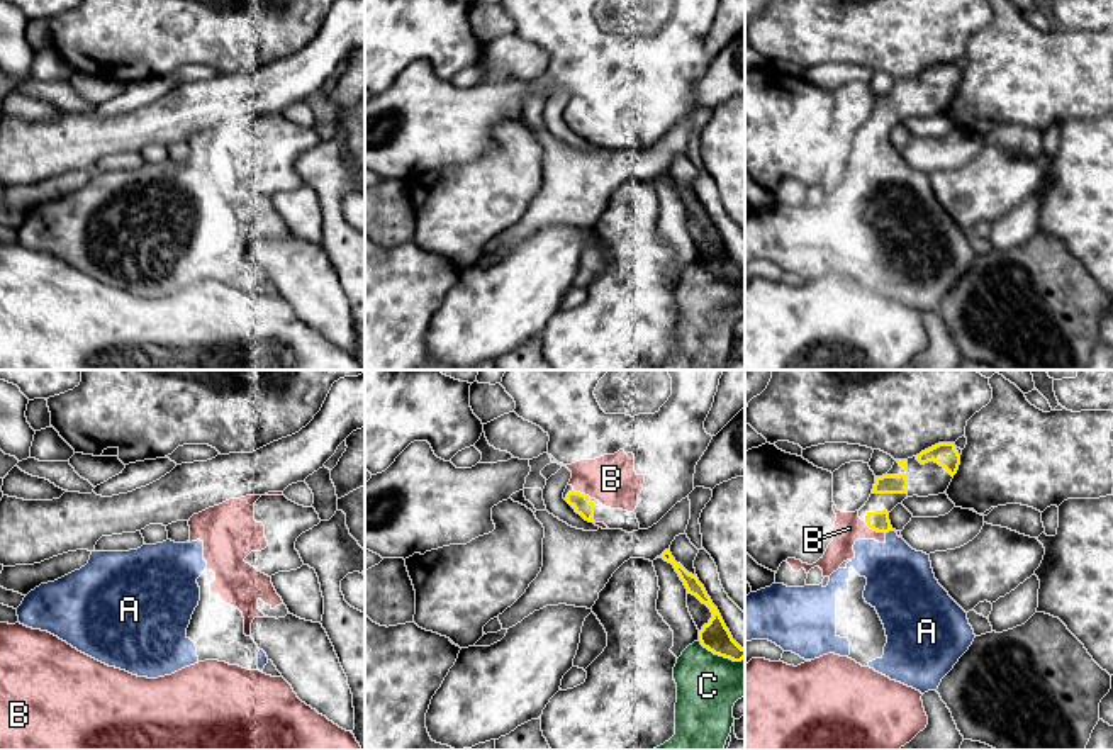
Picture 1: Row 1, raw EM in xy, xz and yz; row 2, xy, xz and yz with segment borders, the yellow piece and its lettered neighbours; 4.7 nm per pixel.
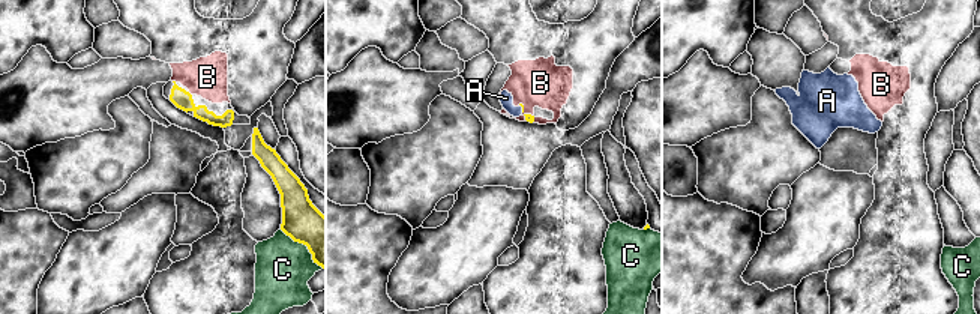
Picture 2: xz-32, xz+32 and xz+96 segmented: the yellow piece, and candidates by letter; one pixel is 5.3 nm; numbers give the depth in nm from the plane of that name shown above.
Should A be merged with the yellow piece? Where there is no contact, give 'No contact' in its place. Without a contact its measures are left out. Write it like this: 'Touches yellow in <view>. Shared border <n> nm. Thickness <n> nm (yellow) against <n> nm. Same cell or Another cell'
Touches yellow in yz. Shared border 40 nm. Thickness 100 nm (yellow) against 320 nm. Same cell

